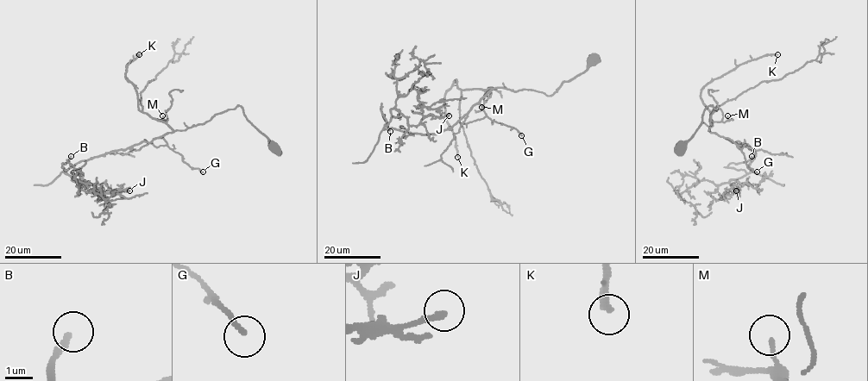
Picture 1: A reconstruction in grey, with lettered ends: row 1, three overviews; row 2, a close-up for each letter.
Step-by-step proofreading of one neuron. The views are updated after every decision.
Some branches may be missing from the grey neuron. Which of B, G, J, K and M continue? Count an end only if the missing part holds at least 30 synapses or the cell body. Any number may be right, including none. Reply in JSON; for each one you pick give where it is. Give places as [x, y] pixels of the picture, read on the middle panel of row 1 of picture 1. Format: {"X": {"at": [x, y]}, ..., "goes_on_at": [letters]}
{"B": {"at": [390, 131]}, "K": {"at": [457, 157]}, "goes_on_at": ["B", "K"]}

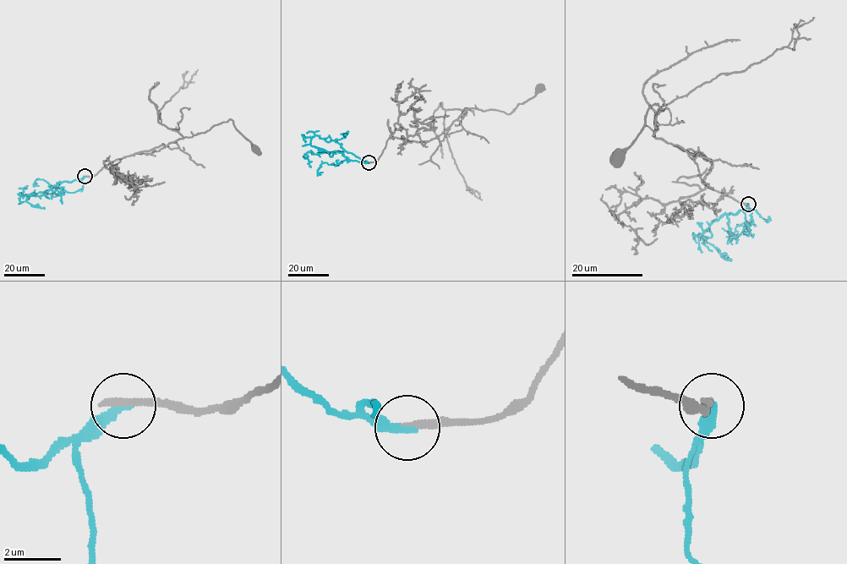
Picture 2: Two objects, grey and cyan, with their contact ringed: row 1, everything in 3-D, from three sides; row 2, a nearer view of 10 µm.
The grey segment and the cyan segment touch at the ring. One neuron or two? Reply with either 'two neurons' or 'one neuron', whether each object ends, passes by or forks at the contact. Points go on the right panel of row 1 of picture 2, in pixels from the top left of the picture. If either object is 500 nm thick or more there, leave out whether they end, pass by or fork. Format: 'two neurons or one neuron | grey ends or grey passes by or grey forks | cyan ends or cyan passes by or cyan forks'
two neurons | grey ends | cyan ends

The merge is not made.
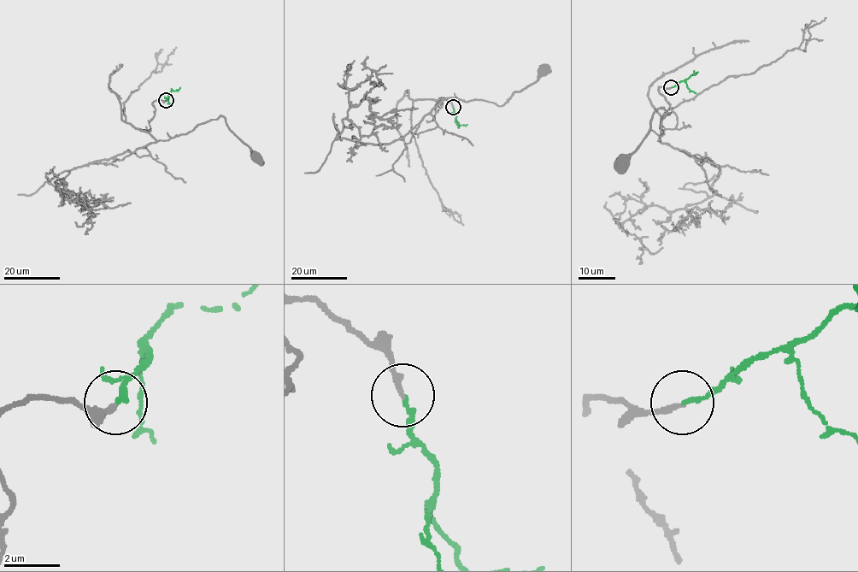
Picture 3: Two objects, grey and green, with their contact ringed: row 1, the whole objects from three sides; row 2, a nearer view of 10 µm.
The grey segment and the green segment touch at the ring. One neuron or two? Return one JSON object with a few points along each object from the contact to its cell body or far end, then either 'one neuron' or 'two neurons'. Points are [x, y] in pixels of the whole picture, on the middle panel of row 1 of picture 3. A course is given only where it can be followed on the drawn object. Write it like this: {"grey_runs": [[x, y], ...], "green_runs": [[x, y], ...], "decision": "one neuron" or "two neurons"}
{"grey_runs": [[453, 107], [440, 98], [443, 104], [435, 109], [439, 99], [455, 98], [502, 106], [544, 69]], "green_runs": [[453, 107], [459, 124], [467, 125]], "decision": "one neuron"}

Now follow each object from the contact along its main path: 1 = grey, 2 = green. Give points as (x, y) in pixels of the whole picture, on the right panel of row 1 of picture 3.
1: (671, 87), (659, 90), (677, 125), (663, 131), (660, 141), (669, 113), (658, 109), (650, 131), (621, 162)
2: (671, 87), (695, 75), (694, 71)

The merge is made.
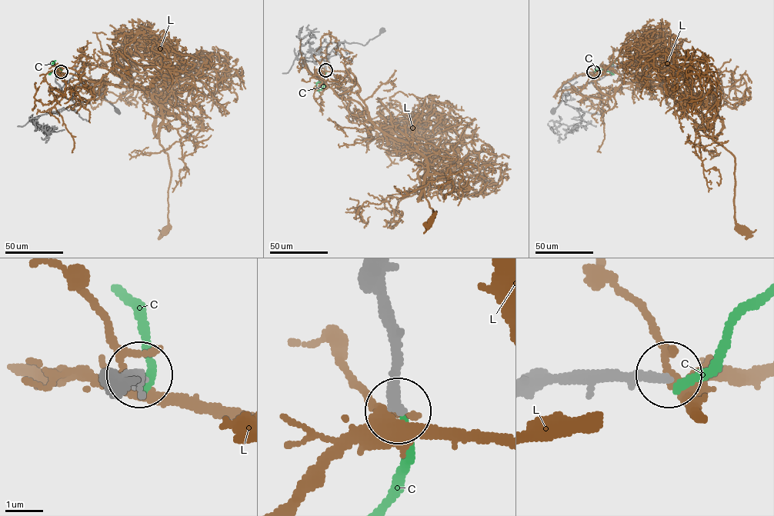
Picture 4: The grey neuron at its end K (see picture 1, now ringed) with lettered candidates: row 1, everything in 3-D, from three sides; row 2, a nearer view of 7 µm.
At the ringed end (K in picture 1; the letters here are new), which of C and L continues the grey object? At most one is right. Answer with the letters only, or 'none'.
none

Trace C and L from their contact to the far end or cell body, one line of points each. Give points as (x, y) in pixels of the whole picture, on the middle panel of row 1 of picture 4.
C: (325, 71), (325, 84), (317, 90), (321, 94)
L: (325, 70), (350, 72), (372, 121), (388, 134), (412, 143), (425, 157), (425, 195), (436, 211), (429, 221)

